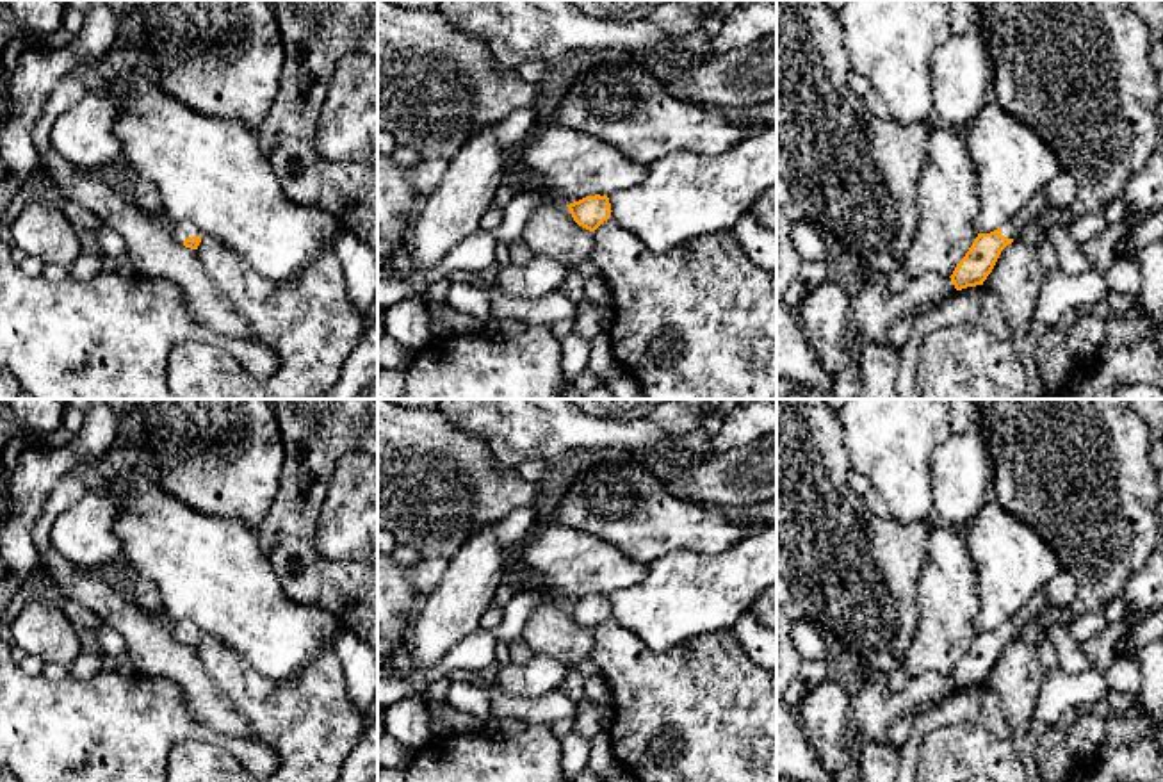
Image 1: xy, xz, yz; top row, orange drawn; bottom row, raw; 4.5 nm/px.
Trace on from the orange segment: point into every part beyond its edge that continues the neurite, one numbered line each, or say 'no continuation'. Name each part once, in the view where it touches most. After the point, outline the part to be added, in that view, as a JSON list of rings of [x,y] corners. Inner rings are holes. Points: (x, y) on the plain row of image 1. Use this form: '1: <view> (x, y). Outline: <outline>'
1: xy (180, 629). Outline: [[[169,620],[169,627],[173,632],[173,638],[180,643],[183,643],[185,638],[189,636],[198,636],[203,634],[194,623],[189,620]]]

